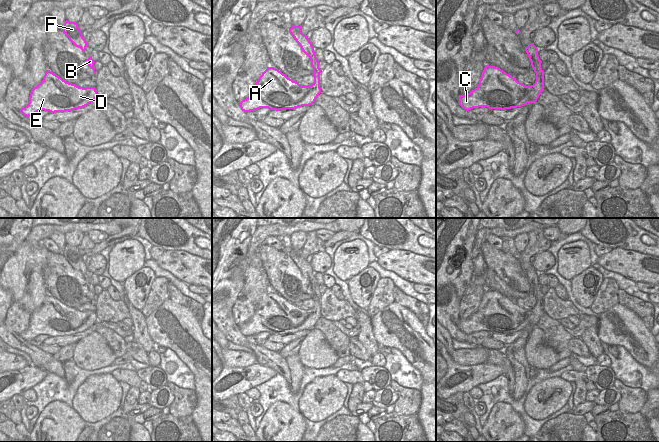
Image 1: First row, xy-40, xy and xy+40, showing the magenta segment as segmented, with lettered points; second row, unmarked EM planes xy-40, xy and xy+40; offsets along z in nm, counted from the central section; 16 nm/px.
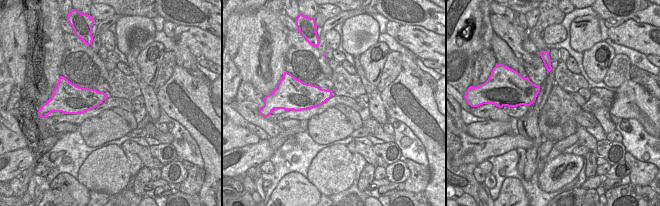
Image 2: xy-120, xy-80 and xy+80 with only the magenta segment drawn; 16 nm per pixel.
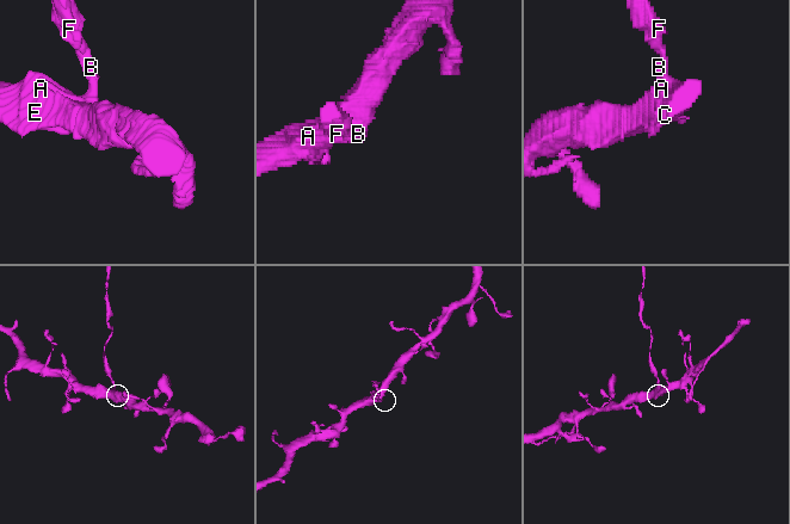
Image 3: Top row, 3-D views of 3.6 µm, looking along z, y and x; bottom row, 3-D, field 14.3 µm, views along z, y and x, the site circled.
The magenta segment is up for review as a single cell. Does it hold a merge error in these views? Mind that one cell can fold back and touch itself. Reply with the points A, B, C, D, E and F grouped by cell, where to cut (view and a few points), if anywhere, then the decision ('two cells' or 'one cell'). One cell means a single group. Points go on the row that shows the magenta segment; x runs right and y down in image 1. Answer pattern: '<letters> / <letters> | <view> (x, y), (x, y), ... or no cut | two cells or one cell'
A C D E / B F | xy+40 (543, 74), (541, 76), (536, 75) | two cells

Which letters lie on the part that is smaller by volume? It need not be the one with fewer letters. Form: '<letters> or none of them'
B, F

